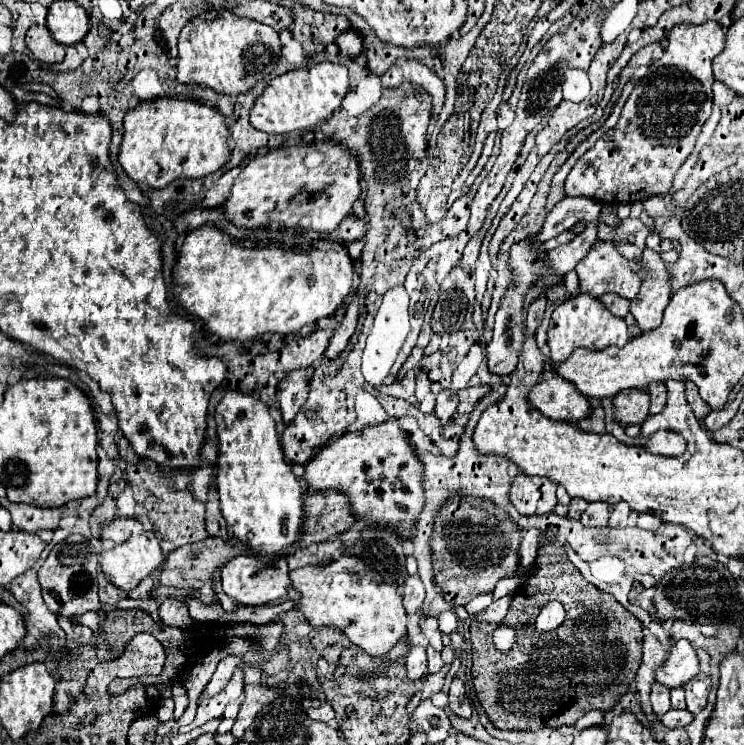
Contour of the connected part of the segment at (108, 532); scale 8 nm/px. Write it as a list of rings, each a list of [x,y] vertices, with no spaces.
[[[114,519],[102,529],[102,553],[100,565],[106,573],[106,579],[116,587],[130,593],[144,577],[150,577],[166,561],[166,553],[160,547],[154,531],[146,531],[138,519]]]

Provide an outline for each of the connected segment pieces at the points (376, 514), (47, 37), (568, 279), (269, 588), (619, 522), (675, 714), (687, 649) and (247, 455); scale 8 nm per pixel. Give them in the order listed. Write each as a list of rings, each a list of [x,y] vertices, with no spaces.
[[[396,419],[332,439],[304,465],[302,481],[306,481],[306,491],[312,493],[344,493],[350,501],[352,517],[364,521],[366,527],[386,527],[386,531],[402,539],[416,535],[418,515],[426,503],[424,467],[410,443],[410,433],[400,429]]]
[[[32,25],[26,33],[26,45],[38,61],[60,63],[64,59],[64,45],[54,41],[46,25]]]
[[[575,270],[570,271],[564,276],[564,285],[571,296],[576,296],[581,293]]]
[[[250,555],[230,559],[222,569],[222,589],[228,597],[232,597],[240,605],[266,605],[268,601],[276,601],[282,597],[298,603],[298,591],[294,593],[292,589],[292,581],[288,577],[288,565],[282,557],[276,563],[266,563]]]
[[[626,503],[614,505],[612,513],[610,513],[608,527],[626,527],[628,525],[628,515],[630,515],[630,507]]]
[[[672,709],[666,715],[662,715],[660,721],[666,727],[670,727],[670,729],[678,729],[678,727],[686,727],[690,721],[694,721],[694,715],[690,711],[676,711],[676,709]]]
[[[678,641],[670,647],[664,665],[656,671],[658,683],[666,687],[680,687],[700,673],[700,661],[688,641]]]
[[[226,391],[214,411],[214,419],[216,419],[216,435],[218,435],[216,487],[228,531],[258,553],[278,555],[284,551],[284,547],[298,541],[298,535],[302,531],[304,501],[302,501],[298,477],[290,471],[290,465],[284,461],[284,453],[268,405],[262,403],[258,397],[254,397],[252,393]]]

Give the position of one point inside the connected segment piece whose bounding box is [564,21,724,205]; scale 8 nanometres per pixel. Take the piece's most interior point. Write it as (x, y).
(659, 125)

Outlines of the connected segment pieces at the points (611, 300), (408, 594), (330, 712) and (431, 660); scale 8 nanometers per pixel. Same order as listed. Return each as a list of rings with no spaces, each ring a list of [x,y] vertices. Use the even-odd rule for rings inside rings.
[[[602,295],[602,297],[598,297],[598,301],[616,317],[624,317],[628,313],[628,307],[630,307],[630,301],[622,299],[618,295]]]
[[[418,575],[408,577],[406,579],[406,589],[404,589],[404,607],[408,611],[408,615],[414,615],[420,611],[422,601],[424,601],[424,585],[420,581]]]
[[[324,703],[324,705],[320,705],[320,707],[316,707],[316,709],[310,709],[308,711],[308,717],[310,719],[316,719],[316,721],[332,721],[334,719],[334,709],[330,707],[330,703]]]
[[[428,647],[428,673],[438,673],[442,667],[444,667],[444,663],[440,659],[440,653],[434,651],[432,647]]]

